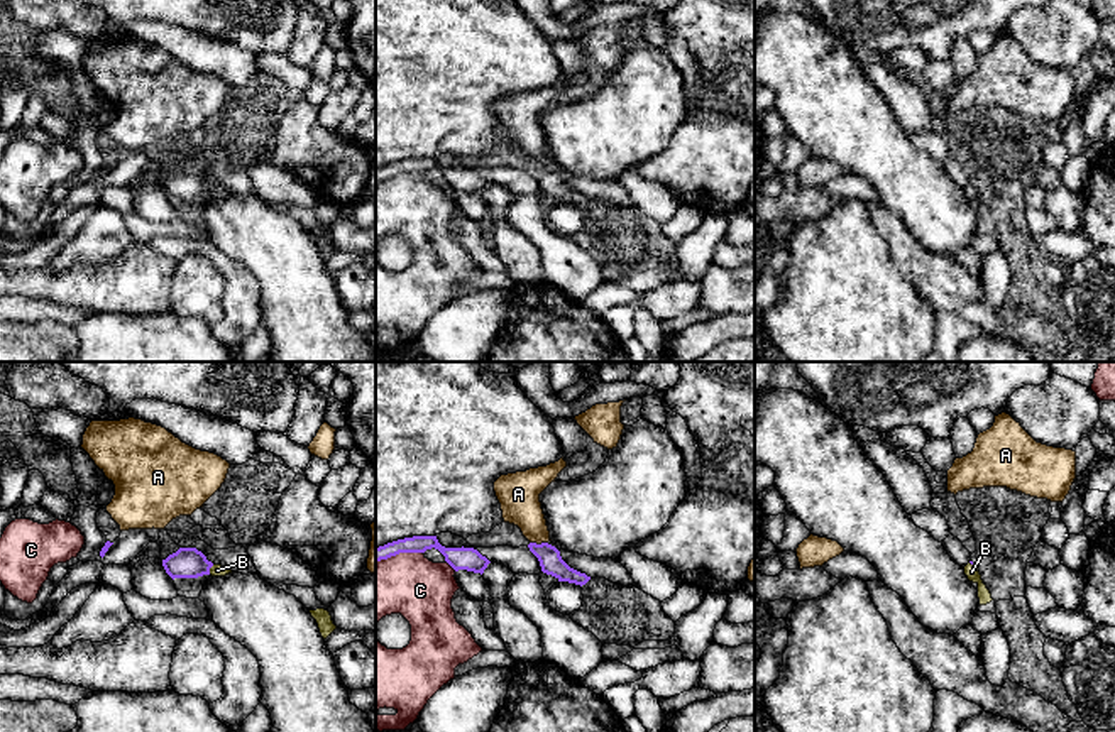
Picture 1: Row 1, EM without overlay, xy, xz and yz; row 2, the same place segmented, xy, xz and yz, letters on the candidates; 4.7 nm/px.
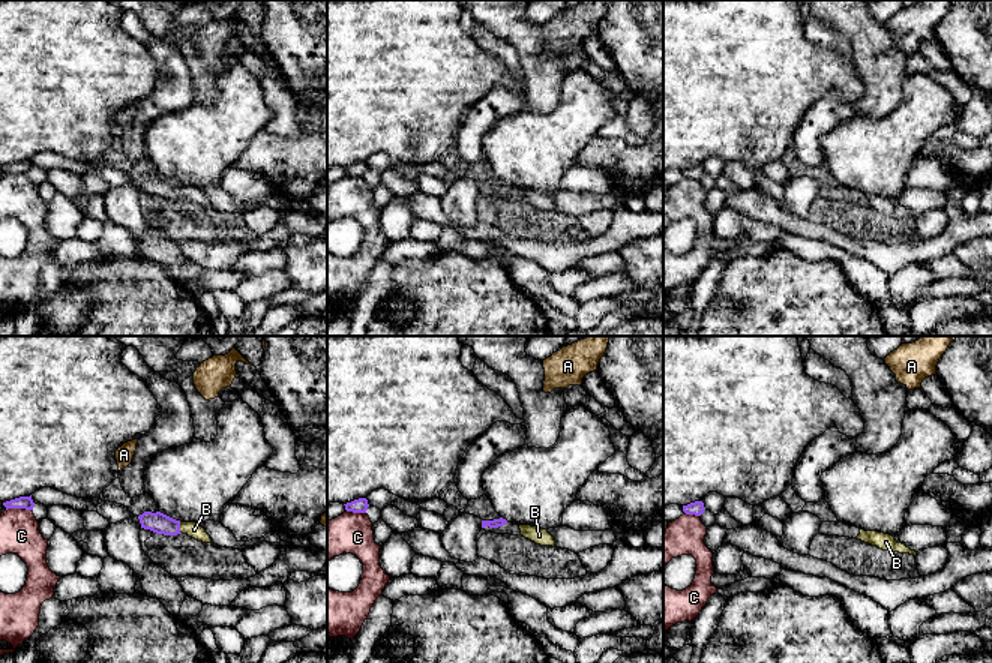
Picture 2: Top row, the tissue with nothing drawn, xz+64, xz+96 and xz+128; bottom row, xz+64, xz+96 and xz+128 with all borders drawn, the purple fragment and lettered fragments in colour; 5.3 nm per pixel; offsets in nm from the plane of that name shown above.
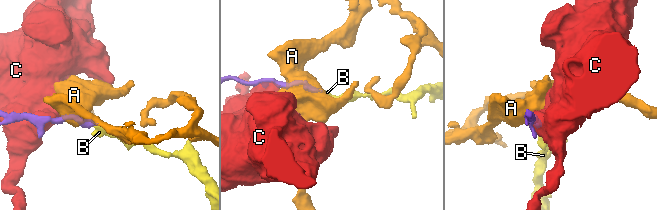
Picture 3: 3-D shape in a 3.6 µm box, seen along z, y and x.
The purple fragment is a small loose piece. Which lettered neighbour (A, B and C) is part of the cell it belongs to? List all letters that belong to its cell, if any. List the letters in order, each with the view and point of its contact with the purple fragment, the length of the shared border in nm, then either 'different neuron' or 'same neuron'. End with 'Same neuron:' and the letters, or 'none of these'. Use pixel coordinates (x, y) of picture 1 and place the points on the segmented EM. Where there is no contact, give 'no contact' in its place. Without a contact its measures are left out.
A: contact xz (538, 545); length 90 nm; different neuron
B: contact xy (208, 570); length 50 nm; same neuron
C: contact xz (398, 553); length 220 nm; different neuron
Same neuron: B

